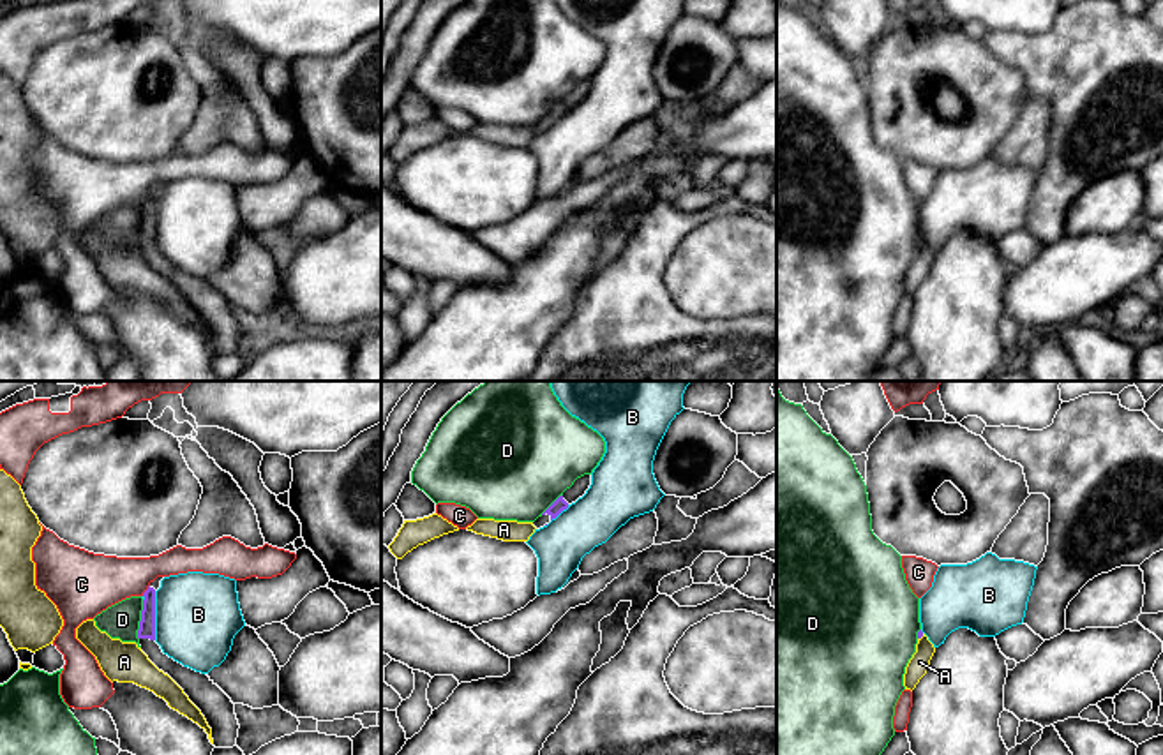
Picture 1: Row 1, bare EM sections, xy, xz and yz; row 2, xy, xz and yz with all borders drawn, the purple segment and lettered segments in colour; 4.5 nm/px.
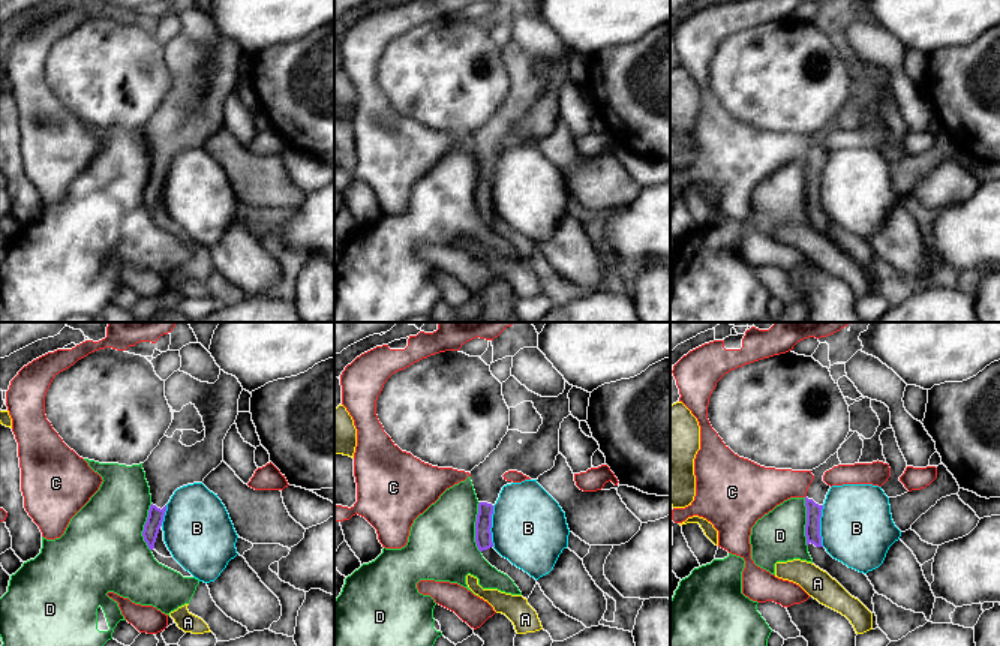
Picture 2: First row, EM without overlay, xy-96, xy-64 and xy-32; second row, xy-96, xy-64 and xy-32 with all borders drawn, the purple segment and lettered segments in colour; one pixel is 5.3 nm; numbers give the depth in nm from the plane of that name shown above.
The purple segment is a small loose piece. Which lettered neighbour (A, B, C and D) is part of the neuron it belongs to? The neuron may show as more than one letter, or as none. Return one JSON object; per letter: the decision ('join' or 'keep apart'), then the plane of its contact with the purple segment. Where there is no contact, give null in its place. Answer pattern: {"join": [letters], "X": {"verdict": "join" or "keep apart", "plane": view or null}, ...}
{"join": [], "A": {"verdict": "keep apart", "plane": "yz"}, "B": {"verdict": "keep apart", "plane": "xy"}, "C": {"verdict": "keep apart", "plane": "xy"}, "D": {"verdict": "keep apart", "plane": "xy"}}

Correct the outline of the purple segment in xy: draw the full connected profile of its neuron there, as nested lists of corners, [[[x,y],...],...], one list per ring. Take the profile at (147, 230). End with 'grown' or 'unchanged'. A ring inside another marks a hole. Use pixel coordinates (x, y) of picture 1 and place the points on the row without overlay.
[[[157,182],[143,198],[143,215],[138,235],[141,256],[164,279],[168,279],[189,302],[189,305],[201,316],[215,353],[233,353],[238,342],[238,325],[231,303],[206,280],[175,266],[162,258],[155,247],[155,196],[161,192]]] | grown

